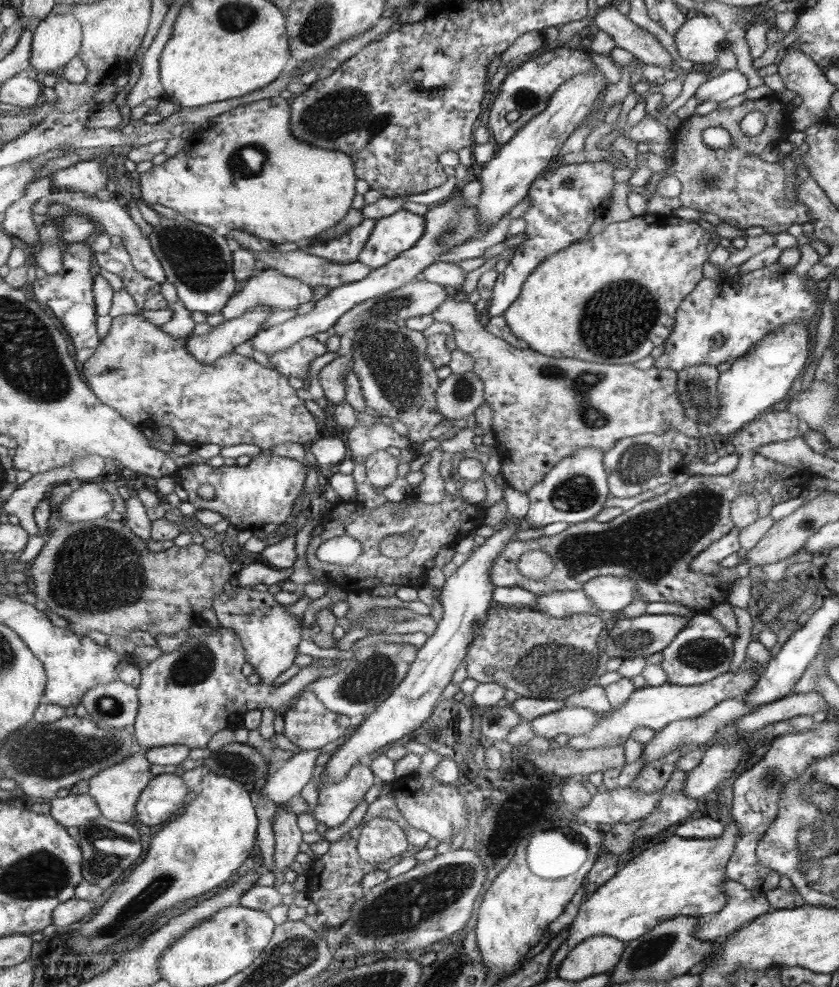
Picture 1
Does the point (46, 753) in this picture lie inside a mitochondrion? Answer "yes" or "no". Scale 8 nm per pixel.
yes

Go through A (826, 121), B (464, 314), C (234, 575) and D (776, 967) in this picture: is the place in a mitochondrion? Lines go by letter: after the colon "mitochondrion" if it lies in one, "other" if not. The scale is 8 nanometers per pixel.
A: other
B: other
C: other
D: other

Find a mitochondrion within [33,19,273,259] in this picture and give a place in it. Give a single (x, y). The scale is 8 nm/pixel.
(251, 159)

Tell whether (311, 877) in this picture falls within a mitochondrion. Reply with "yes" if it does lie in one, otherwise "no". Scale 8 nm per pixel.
no

